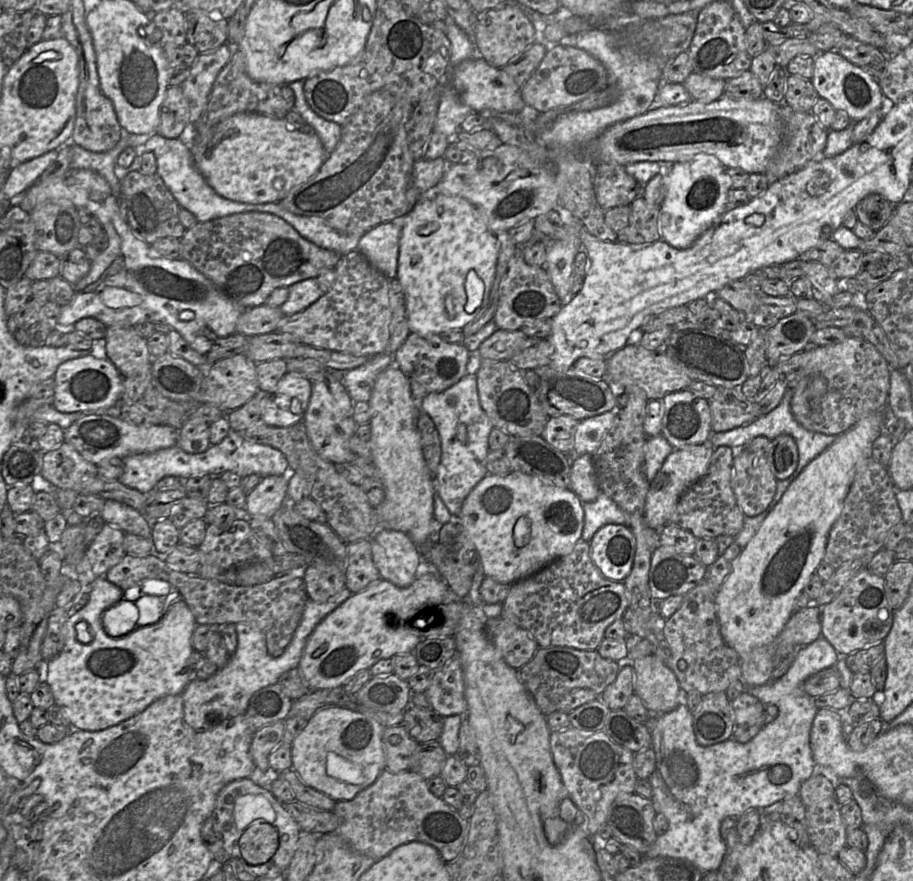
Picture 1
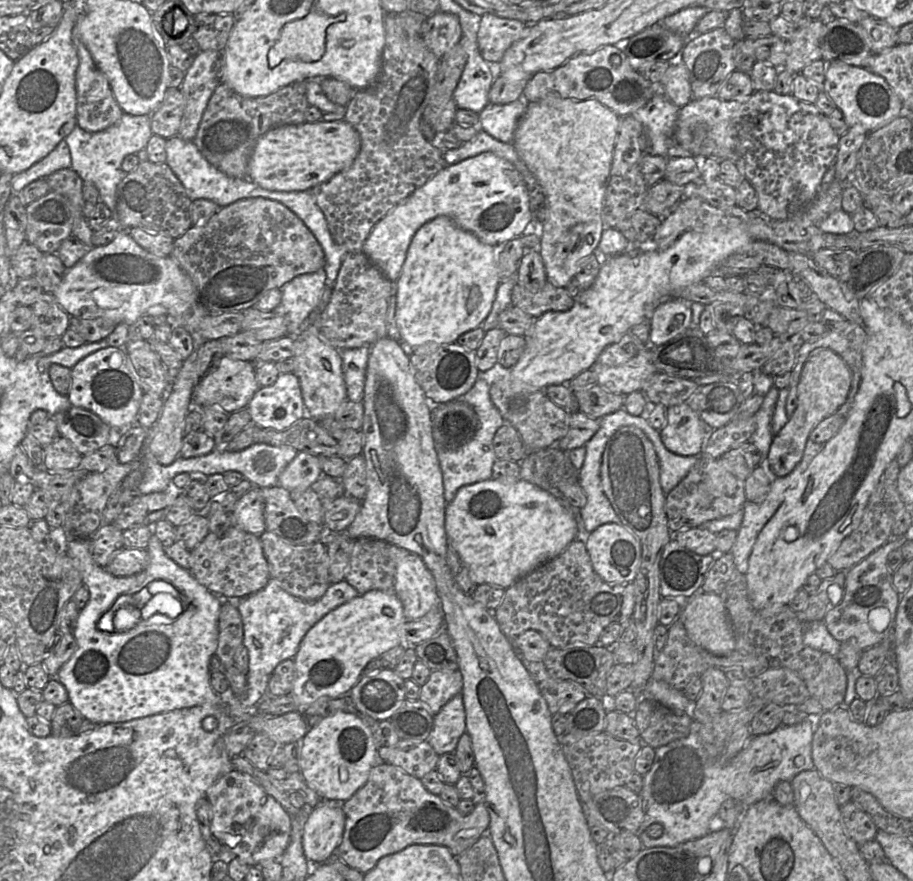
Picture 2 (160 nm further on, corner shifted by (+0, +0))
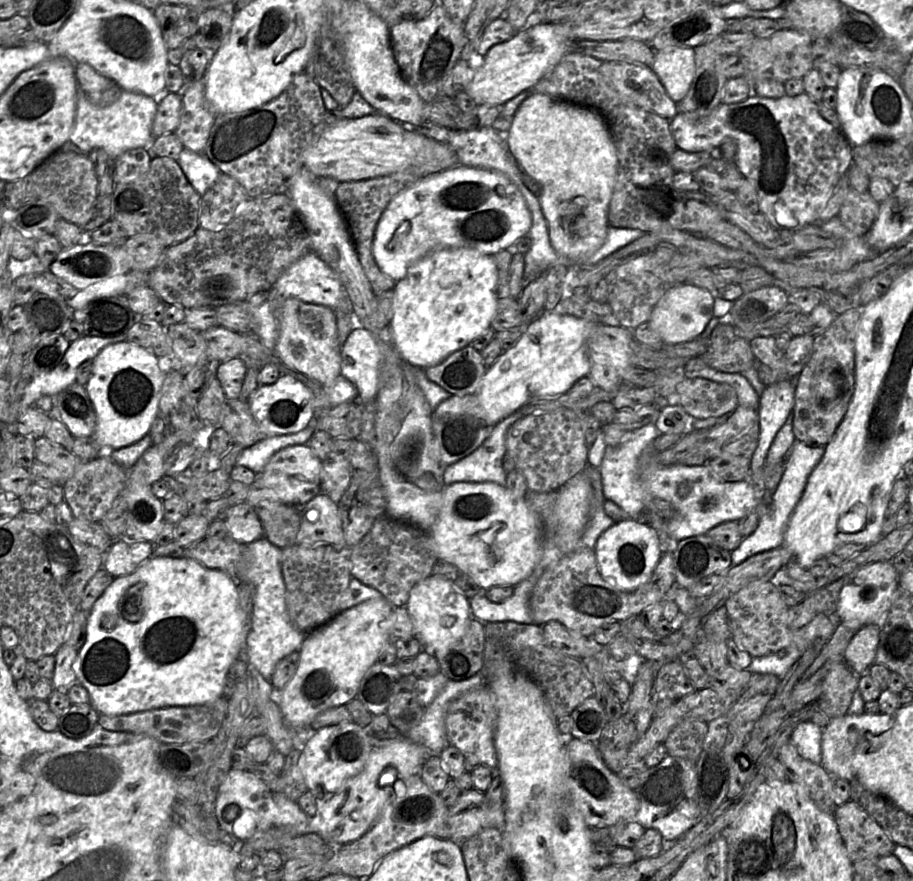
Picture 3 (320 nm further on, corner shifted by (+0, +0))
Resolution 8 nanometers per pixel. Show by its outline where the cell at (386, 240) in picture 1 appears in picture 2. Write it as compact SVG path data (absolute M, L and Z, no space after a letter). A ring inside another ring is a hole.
M483 152L453 165L446 165L423 186L398 203L371 230L362 251L391 281L402 271L407 250L417 230L438 216L447 216L482 242L501 247L508 240L531 233L533 215L524 180L509 161Z

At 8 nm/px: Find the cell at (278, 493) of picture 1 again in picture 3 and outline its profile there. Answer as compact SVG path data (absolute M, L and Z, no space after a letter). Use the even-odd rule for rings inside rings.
M247 502L232 506L225 521L228 535L240 544L249 544L263 537L261 520Z

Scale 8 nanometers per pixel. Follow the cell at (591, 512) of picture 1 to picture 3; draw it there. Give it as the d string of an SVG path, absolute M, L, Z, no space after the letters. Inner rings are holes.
M654 424L633 431L627 441L615 447L607 446L598 470L605 499L617 504L630 517L641 518L645 510L649 510L653 498L668 501L673 507L673 516L666 523L673 541L706 534L713 527L727 521L739 521L755 509L763 497L771 493L759 491L749 479L721 481L712 474L707 464L662 466L657 462L655 451L654 462L645 465L645 471L641 472L641 452L660 435L663 434Z

